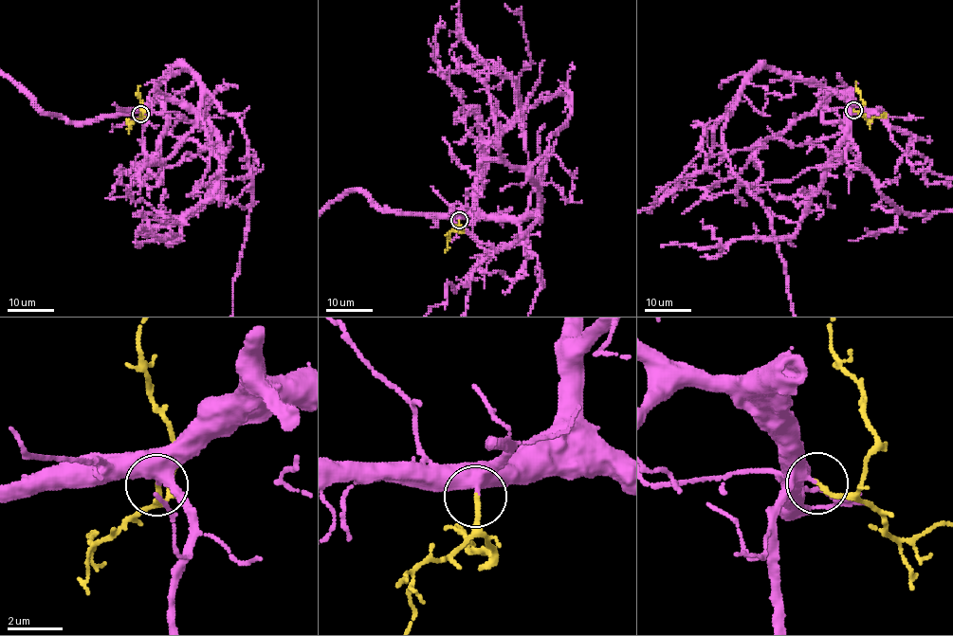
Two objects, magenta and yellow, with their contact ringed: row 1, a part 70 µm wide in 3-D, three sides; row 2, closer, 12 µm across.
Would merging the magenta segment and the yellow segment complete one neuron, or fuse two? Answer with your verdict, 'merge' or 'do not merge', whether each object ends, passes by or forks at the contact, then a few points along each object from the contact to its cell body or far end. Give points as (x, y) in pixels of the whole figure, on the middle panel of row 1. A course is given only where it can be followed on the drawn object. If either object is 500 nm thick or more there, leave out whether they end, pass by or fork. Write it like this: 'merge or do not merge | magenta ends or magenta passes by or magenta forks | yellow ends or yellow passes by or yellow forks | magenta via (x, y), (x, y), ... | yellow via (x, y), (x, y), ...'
merge | magenta passes by | yellow ends | yellow via (459, 220), (459, 226), (449, 232), (444, 252)

